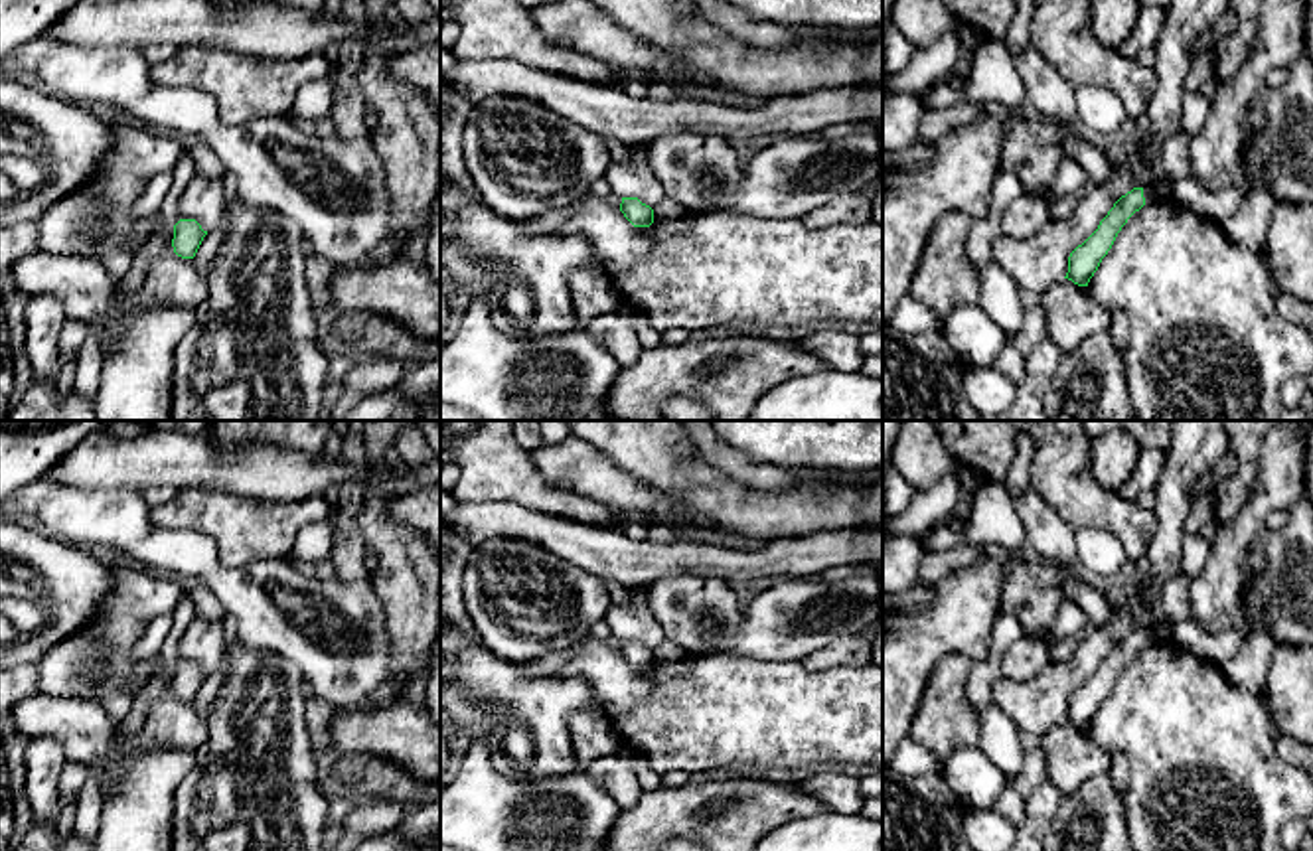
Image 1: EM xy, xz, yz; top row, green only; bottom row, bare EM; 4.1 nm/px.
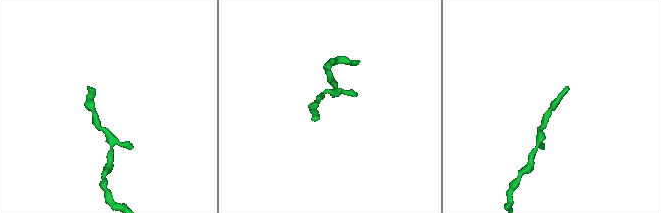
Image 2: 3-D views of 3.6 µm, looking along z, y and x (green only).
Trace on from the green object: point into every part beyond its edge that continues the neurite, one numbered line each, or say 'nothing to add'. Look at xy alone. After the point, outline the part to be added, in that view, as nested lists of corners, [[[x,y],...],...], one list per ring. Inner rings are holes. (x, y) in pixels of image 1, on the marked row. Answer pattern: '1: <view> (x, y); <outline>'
nothing to add

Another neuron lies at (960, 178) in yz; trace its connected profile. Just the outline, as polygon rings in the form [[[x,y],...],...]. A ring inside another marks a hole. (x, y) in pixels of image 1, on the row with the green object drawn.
[[[991,113],[934,142],[926,168],[883,168],[883,326],[908,294],[938,219],[948,211],[989,215],[1001,144],[1003,124]]]

